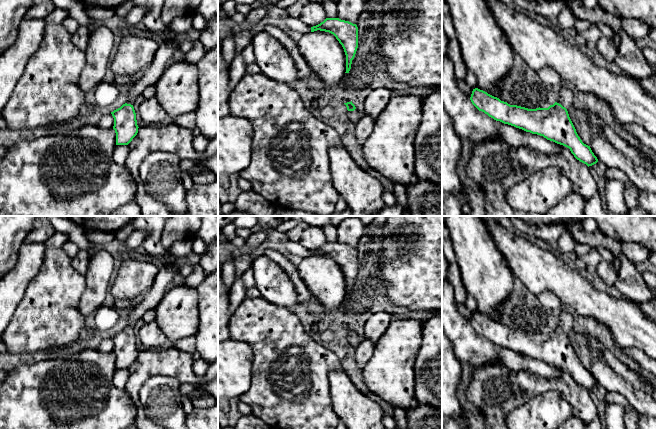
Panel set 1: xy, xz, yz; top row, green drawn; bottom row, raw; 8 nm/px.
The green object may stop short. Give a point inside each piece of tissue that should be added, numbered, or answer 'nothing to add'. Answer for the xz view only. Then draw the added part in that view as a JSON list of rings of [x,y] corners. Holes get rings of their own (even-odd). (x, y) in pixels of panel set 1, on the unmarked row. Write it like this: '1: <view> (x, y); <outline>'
1: xz (354, 339); [[[357,333],[354,335],[348,335],[347,339],[351,345],[358,345],[361,342],[361,339]]]

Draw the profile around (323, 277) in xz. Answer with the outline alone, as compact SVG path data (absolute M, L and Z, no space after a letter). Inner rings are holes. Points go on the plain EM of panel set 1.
M325 255L302 258L298 274L316 300L328 308L336 308L346 296L346 279L336 261Z

